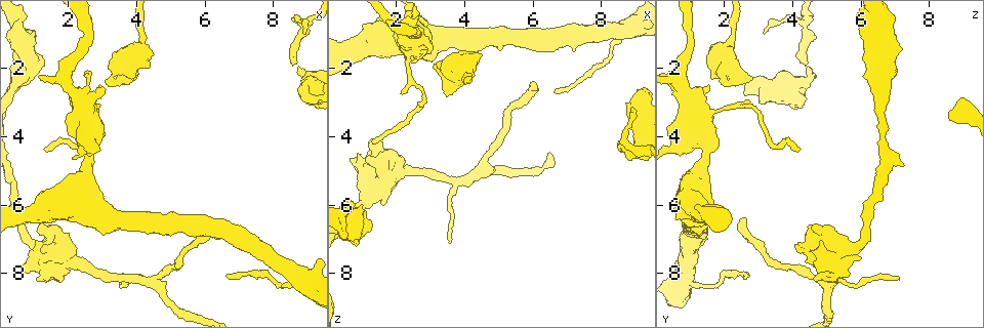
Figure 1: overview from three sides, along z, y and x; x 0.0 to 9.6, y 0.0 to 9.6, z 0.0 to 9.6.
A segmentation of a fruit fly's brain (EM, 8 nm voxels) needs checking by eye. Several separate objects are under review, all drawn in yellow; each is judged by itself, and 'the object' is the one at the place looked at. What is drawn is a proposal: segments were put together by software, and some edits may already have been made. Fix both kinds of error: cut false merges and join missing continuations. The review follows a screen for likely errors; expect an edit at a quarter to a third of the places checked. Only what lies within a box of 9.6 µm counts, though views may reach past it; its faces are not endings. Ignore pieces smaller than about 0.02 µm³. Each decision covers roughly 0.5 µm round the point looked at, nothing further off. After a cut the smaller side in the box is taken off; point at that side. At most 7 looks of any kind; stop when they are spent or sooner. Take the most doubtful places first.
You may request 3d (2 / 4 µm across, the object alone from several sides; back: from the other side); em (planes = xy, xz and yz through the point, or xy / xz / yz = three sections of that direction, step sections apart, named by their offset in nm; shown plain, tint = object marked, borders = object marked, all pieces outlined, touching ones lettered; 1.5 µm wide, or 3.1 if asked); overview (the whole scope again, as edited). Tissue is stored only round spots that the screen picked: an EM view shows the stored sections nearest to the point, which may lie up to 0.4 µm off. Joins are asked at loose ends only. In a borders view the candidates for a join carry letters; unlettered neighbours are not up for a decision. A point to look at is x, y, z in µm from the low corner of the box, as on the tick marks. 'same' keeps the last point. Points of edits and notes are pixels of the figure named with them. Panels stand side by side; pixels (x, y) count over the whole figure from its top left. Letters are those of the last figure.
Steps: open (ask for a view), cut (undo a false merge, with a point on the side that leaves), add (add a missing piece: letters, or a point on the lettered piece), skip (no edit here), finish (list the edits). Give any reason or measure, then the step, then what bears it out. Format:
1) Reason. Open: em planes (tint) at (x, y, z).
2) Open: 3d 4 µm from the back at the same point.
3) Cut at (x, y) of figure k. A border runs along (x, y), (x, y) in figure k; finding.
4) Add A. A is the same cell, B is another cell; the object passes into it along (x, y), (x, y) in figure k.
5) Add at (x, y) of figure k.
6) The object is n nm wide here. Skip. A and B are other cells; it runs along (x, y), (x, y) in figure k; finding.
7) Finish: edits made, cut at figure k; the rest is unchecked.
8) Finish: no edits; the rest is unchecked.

Free end. Open: em planes (borders) at (1.25, 7.70, 4.40).

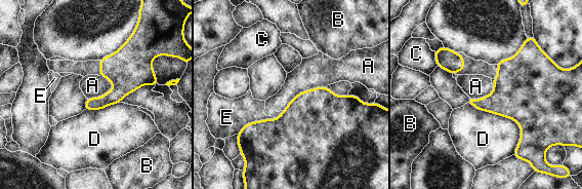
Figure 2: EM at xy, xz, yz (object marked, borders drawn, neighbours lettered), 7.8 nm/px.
Skip. A, B, C, D and E are other cells; none of them fits.

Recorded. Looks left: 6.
Sharp bend. Open: em planes (borders) at (8.80, 1.05, 4.35).

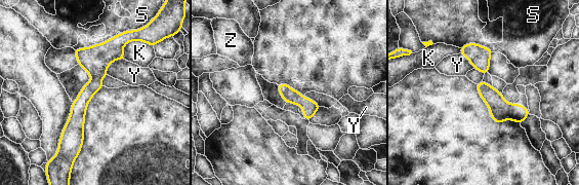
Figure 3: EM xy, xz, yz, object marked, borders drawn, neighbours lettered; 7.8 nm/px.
Skip. K, S, Y and Z are other cells; it runs along (104, 46), (79, 106), (70, 164) in figure 3; all the same neuron.

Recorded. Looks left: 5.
A fork. Open: 3d 4 µm at (3.70, 8.10, 5.35).

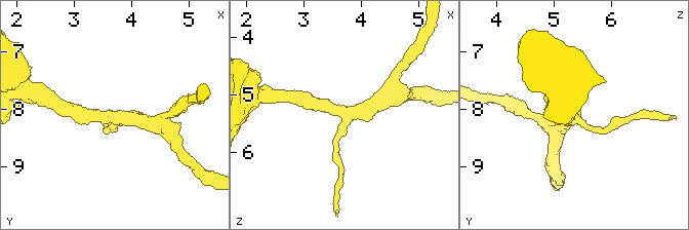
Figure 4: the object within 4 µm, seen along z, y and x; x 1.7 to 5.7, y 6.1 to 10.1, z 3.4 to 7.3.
Open: em yz step 8 (tint) at (3.75, 8.15, 5.30).

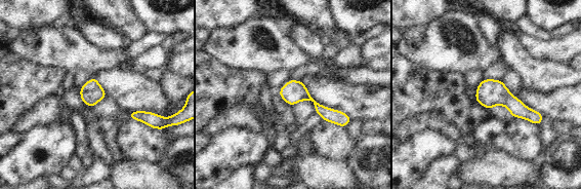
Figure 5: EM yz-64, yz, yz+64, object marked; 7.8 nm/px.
Open: em planes (borders) at the same point.

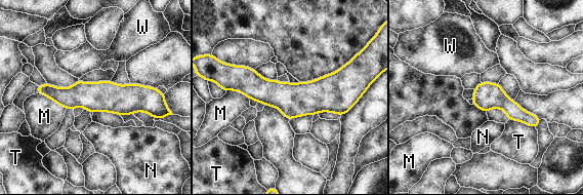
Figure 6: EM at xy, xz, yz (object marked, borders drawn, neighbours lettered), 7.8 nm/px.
Skip. M, N, T and W are other cells; a border runs along (508, 119), (525, 122), (535, 128) in figure 6; one neuron here.

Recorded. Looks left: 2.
Finish: no edits; the rest is unchecked.

